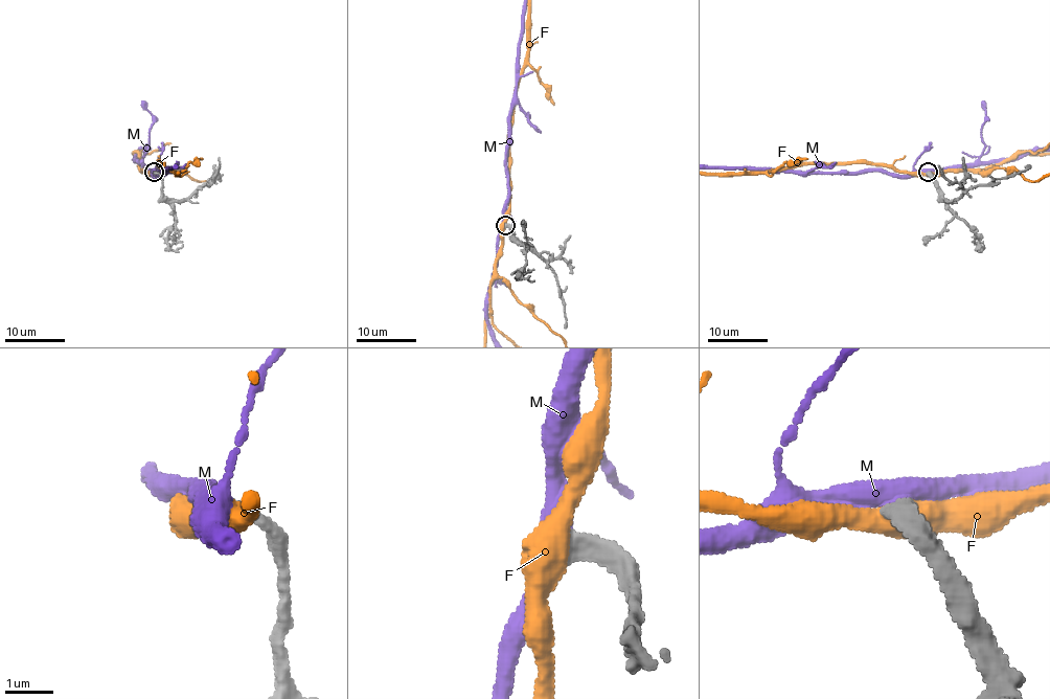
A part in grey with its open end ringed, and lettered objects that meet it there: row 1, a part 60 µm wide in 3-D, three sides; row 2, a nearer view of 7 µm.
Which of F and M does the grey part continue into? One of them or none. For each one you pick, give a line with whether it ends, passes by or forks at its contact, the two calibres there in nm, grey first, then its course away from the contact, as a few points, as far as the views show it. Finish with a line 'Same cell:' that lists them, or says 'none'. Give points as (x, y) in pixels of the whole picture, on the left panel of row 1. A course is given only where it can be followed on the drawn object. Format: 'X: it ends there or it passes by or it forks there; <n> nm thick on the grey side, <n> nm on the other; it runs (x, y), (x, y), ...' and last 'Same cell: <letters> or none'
Same cell: none

